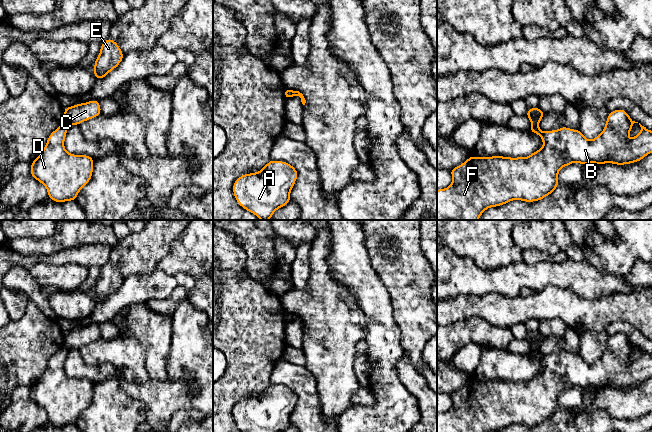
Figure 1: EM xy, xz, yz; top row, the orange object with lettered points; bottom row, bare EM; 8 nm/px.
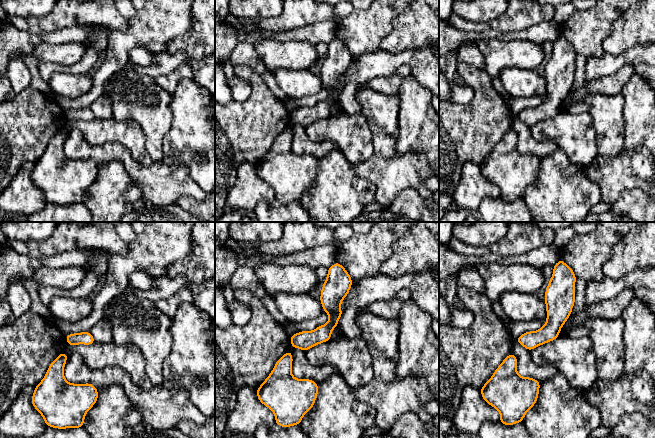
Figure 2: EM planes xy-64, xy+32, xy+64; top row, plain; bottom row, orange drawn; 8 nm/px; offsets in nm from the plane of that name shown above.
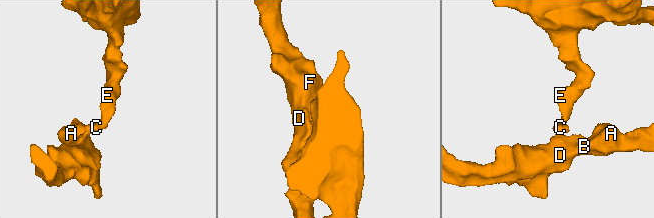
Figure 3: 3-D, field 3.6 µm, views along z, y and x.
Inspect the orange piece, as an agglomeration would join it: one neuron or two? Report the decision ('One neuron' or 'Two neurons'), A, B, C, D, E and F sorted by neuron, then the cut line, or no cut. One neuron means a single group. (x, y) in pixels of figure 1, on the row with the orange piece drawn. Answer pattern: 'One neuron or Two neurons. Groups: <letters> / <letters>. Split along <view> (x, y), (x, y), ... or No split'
Two neurons. Groups: A B D F / C E. Split along xz (290, 91), (291, 96)

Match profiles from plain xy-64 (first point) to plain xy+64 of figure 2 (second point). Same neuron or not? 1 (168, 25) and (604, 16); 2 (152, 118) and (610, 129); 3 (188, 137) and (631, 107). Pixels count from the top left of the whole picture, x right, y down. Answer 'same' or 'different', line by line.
1: same
2: same
3: same

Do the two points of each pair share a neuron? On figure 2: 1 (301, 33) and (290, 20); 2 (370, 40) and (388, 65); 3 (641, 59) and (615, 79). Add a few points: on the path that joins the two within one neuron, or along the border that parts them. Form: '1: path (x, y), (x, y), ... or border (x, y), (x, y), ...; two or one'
1: border (320, 21), (274, 33); two
2: border (379, 48), (374, 52), (354, 56); two
3: border (635, 70), (630, 65), (624, 64), (610, 75); two

